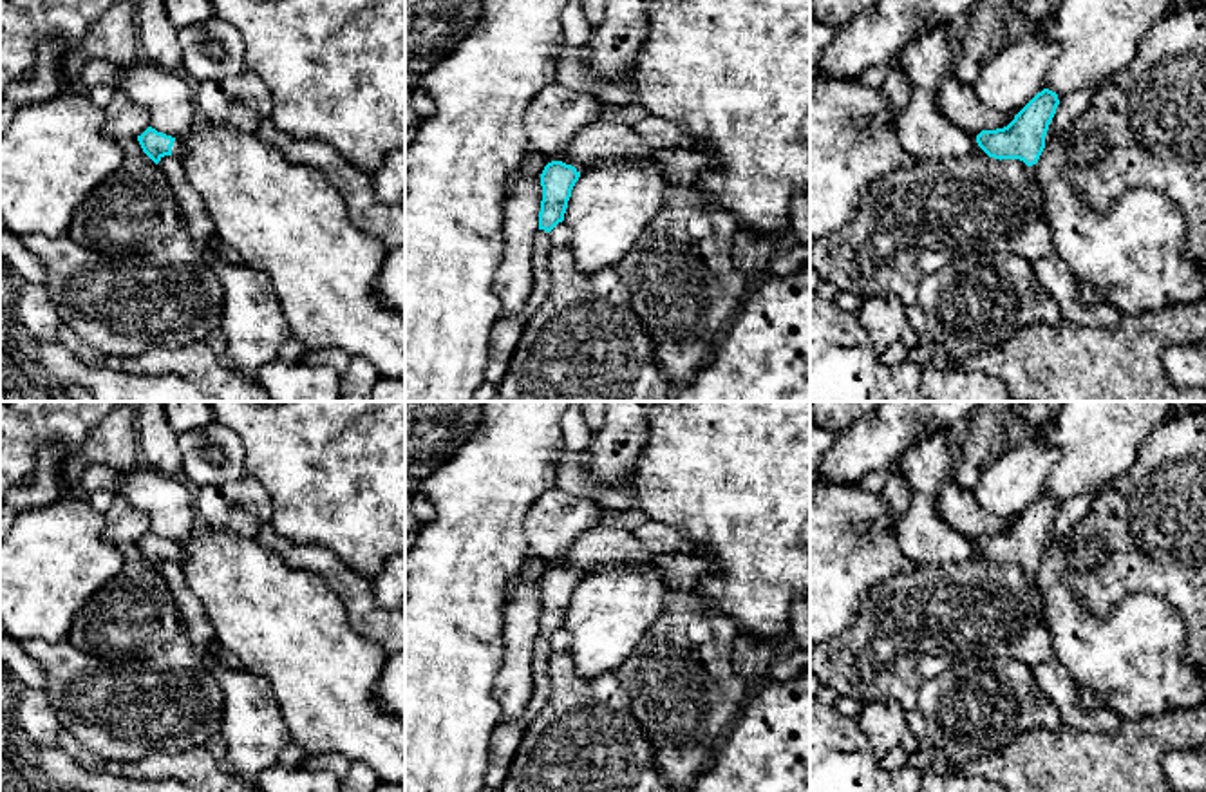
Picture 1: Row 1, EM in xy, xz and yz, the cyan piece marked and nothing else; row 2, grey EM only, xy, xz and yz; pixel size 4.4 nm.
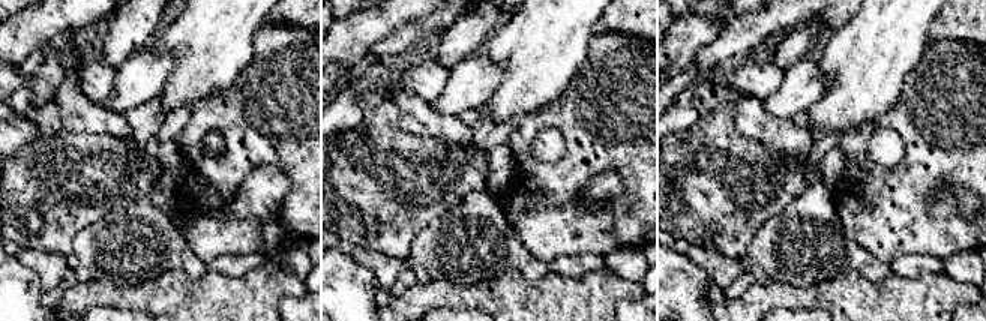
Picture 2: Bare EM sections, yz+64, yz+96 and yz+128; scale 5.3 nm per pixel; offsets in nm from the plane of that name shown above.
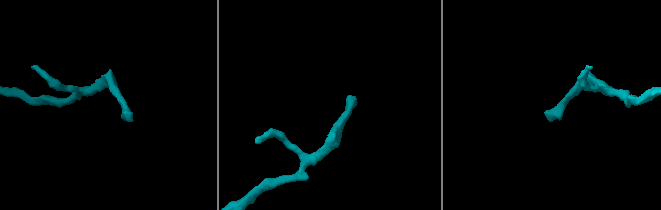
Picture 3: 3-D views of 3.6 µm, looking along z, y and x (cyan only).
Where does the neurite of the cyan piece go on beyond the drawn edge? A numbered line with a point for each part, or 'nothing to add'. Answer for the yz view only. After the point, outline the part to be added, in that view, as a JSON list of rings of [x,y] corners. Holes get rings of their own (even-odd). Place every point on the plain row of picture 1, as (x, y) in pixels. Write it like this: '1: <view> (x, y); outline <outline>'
nothing to add

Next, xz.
nothing to add

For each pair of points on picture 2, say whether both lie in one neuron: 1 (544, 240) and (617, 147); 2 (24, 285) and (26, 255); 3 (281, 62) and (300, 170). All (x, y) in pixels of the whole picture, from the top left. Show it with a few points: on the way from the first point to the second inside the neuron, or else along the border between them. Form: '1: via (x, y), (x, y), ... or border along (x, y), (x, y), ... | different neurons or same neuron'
1: via (548, 215), (548, 206), (592, 162) | same neuron
2: border along (15, 257), (39, 279), (42, 288) | different neurons
3: via (299, 89), (300, 143) | same neuron

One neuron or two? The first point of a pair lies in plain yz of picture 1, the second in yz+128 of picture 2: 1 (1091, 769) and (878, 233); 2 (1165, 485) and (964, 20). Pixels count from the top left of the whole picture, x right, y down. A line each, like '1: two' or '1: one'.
1: two
2: two

